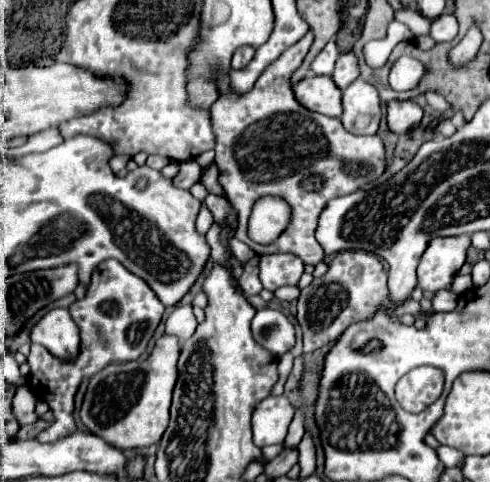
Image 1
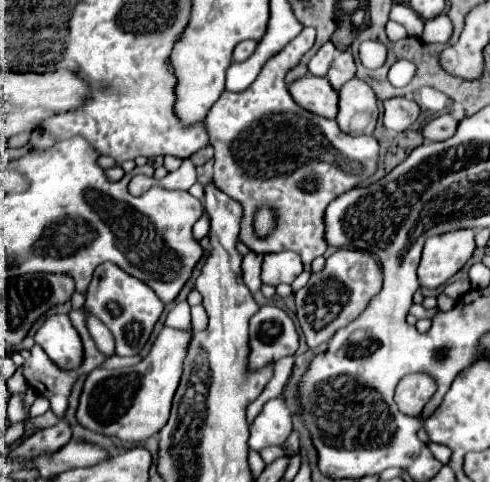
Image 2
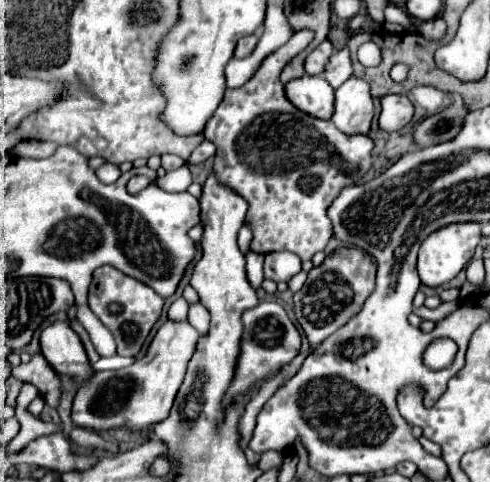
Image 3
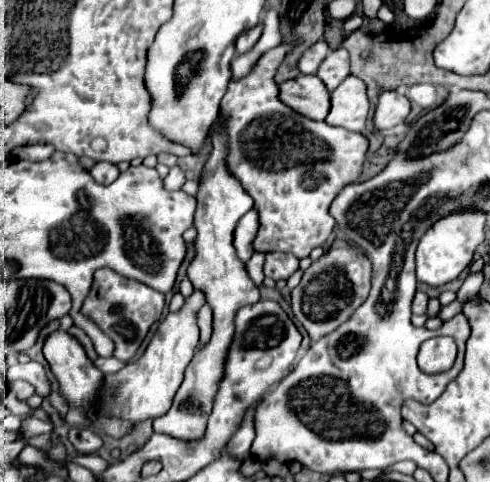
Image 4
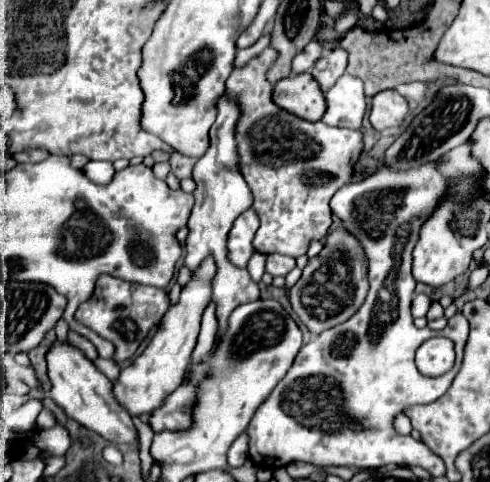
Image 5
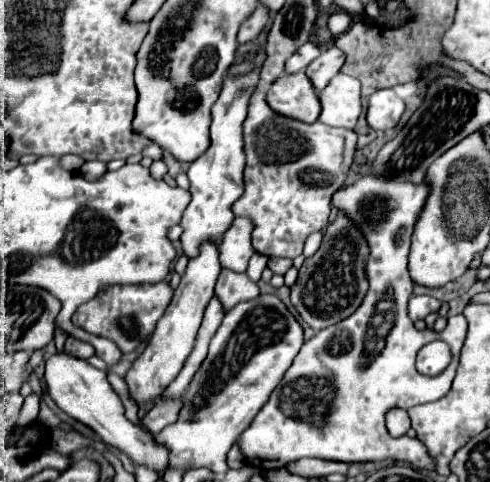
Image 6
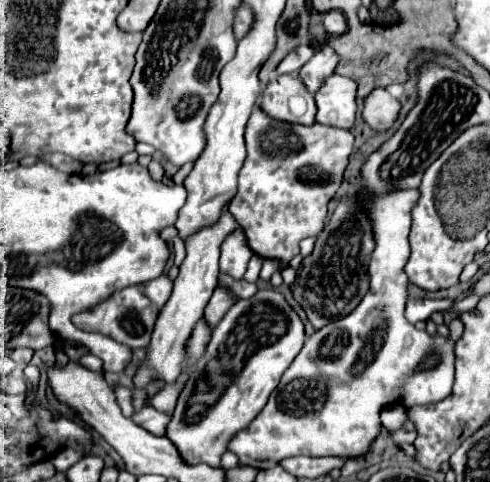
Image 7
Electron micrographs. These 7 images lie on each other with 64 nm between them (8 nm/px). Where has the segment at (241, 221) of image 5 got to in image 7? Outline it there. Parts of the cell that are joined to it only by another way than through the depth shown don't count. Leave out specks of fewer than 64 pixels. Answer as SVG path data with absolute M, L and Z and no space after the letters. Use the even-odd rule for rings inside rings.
M239 226L221 245L219 268L221 273L243 278L253 251L247 244L244 230Z

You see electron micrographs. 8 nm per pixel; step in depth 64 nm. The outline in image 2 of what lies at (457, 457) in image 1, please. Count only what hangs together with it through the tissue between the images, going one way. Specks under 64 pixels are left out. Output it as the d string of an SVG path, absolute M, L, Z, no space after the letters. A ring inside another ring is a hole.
M428 442L427 446L430 448L430 451L432 452L433 456L442 464L447 464L451 457L451 450L444 445L437 444L434 442Z

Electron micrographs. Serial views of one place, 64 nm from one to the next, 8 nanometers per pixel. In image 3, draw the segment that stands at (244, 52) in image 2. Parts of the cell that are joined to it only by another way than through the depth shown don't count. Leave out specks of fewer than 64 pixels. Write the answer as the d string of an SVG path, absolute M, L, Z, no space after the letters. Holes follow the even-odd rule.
M252 34L252 36L246 36L246 38L242 38L238 44L236 44L236 50L234 50L234 56L236 58L246 58L252 50L254 50L254 46L256 46L256 42L258 42L258 36L256 34Z

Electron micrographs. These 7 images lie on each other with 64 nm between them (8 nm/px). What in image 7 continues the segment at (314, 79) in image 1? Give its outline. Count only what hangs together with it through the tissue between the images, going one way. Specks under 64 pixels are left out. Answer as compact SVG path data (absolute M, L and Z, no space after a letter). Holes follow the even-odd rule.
M282 74L276 76L264 90L260 98L262 110L276 118L292 124L314 124L316 102L308 92L306 84L300 80L300 74Z

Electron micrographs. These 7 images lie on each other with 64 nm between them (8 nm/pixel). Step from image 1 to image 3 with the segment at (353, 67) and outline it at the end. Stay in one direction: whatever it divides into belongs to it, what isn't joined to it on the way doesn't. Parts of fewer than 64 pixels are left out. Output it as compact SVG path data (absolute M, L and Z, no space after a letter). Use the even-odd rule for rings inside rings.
M348 48L336 52L336 54L330 58L330 62L326 64L326 70L324 70L322 76L328 80L328 84L330 84L332 88L342 86L342 84L352 76L352 60L350 60Z

